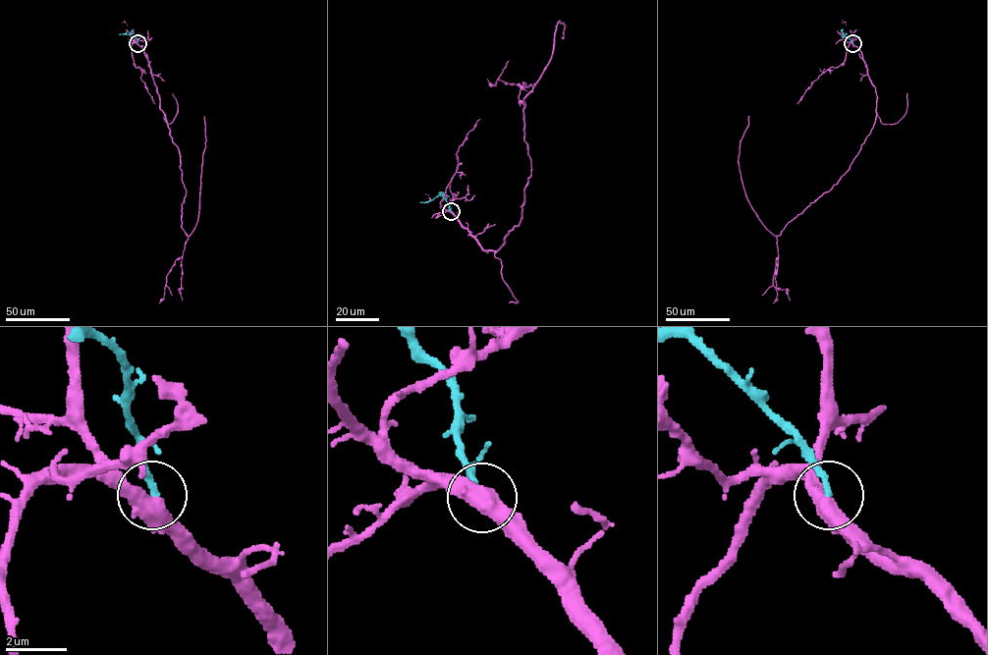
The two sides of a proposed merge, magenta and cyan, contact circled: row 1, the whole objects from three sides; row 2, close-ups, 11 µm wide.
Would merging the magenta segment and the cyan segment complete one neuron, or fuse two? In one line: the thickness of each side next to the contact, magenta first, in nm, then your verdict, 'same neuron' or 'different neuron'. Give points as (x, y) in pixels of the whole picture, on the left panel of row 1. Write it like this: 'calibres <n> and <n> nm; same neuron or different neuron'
calibres 500 and 200 nm; same neuron

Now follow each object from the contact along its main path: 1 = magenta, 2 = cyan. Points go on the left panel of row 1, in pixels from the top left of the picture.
1: (137, 43), (144, 52), (160, 109), (180, 155), (186, 191), (182, 228), (188, 236), (197, 220), (204, 116)
2: (137, 43), (132, 33), (119, 34)

